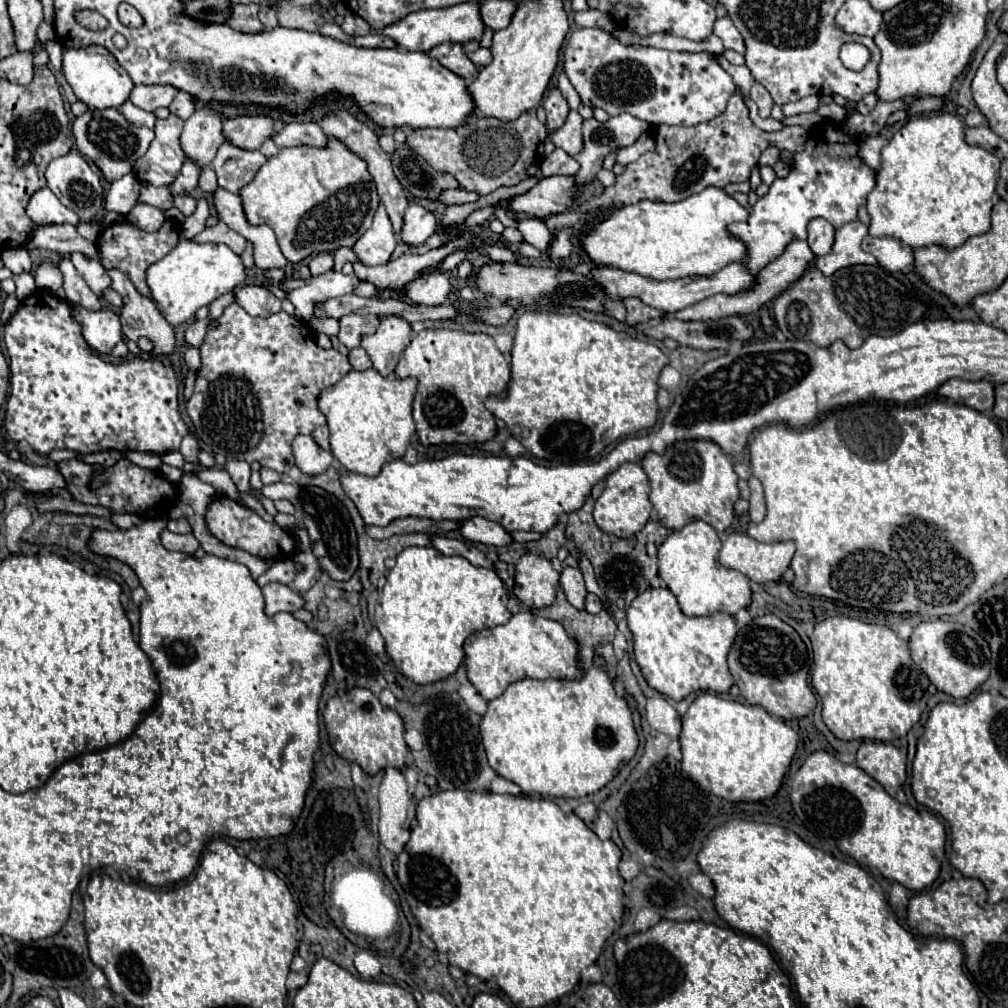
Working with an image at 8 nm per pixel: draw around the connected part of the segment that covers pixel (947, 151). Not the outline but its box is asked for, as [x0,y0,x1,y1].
[868,114,1000,248]

